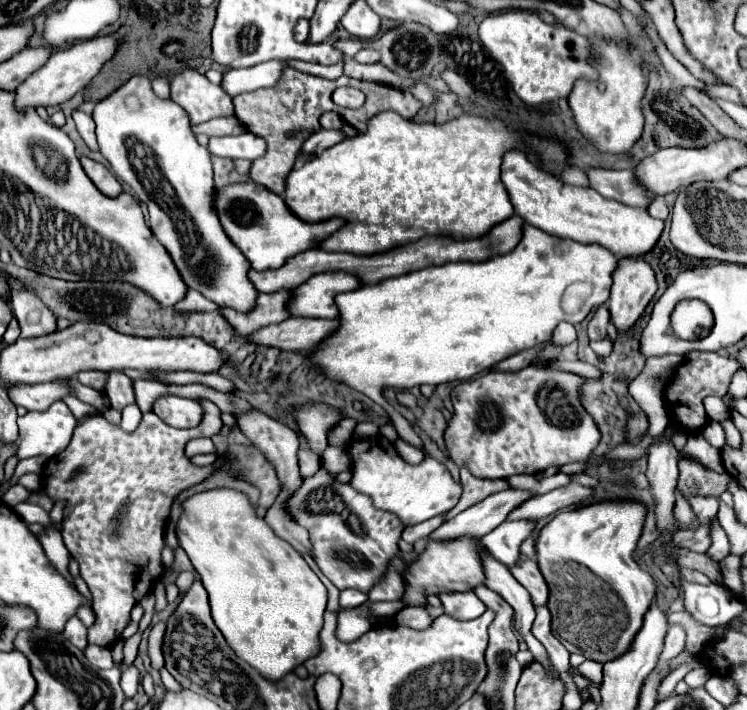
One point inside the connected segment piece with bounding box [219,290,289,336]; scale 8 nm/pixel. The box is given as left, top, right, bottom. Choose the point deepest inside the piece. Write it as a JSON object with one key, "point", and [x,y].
{"point":[269,308]}

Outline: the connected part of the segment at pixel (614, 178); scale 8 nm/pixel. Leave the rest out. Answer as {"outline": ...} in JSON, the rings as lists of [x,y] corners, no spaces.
{"outline":[[[589,166],[585,174],[589,178],[589,186],[611,200],[619,200],[623,204],[641,208],[647,208],[653,200],[653,196],[645,194],[643,188],[635,182],[631,170],[605,170]]]}

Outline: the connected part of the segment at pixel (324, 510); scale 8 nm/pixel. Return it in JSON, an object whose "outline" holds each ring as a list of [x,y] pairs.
{"outline":[[[323,468],[303,482],[299,492],[287,502],[287,508],[309,530],[315,562],[339,590],[355,588],[367,592],[383,576],[387,562],[399,552],[397,542],[405,528],[401,520],[389,512],[379,512],[369,496],[339,484]]]}

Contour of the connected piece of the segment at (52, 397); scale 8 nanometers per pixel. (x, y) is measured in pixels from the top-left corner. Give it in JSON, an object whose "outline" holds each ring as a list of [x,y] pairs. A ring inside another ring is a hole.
{"outline":[[[47,382],[47,384],[21,384],[9,388],[9,396],[13,404],[23,406],[27,410],[47,410],[53,402],[63,400],[65,396],[73,396],[73,388],[61,382]]]}

